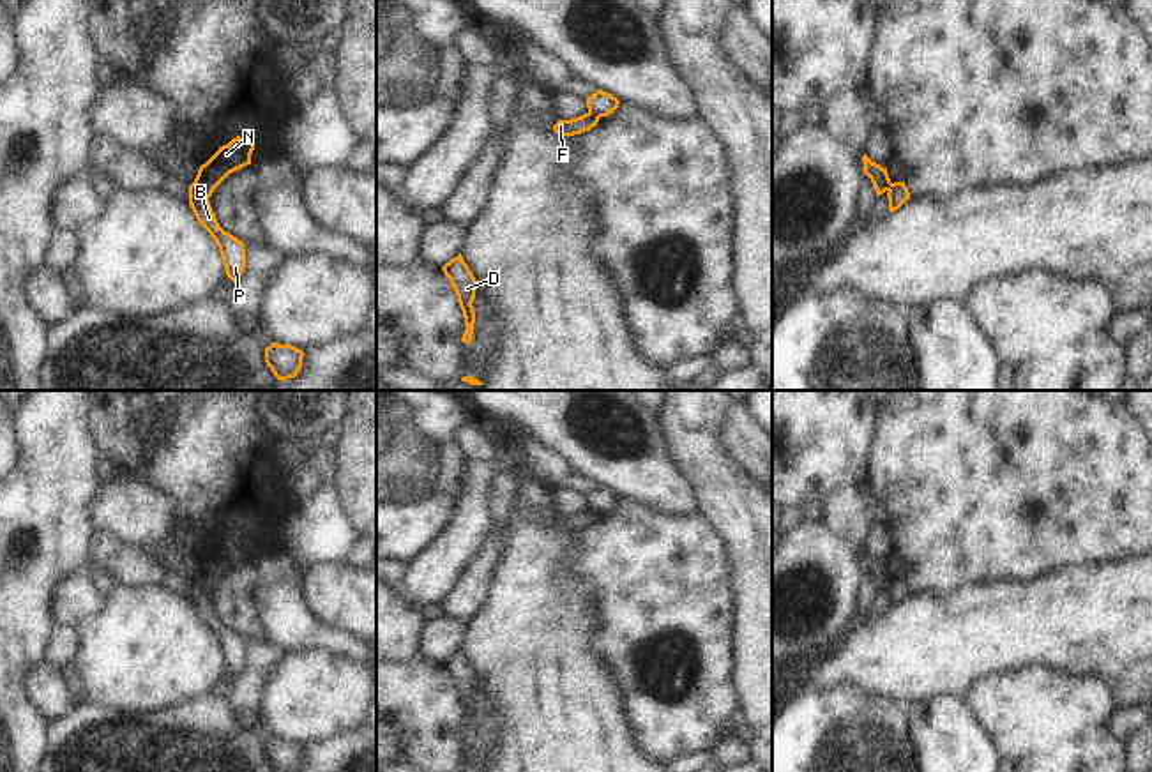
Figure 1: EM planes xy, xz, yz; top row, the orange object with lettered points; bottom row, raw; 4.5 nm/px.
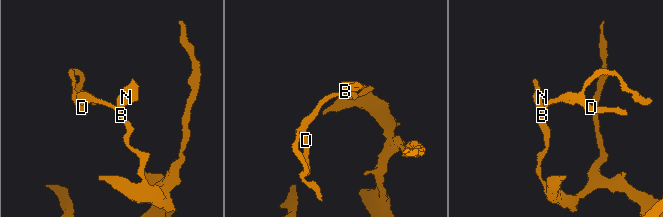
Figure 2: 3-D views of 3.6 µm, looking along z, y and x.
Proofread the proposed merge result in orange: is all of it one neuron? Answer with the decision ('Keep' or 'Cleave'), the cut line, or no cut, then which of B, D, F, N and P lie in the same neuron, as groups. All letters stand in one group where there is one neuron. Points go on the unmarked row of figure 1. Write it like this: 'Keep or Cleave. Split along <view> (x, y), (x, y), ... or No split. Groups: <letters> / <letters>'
Cleave. Split along xy (191, 580), (207, 594). Groups: B D F P / N.

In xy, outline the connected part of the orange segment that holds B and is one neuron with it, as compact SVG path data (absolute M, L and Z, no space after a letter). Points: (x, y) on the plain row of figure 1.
M189 581L189 601L198 615L198 618L210 629L216 636L223 661L226 664L226 671L237 678L246 662L246 645L242 636L224 627L216 609L212 608L208 594L205 594L198 585Z

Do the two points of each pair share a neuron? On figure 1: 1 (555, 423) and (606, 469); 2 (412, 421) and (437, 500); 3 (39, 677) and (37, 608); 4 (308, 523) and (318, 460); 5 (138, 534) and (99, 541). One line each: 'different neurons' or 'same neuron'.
1: same neuron
2: same neuron
3: different neurons
4: same neuron
5: different neurons

